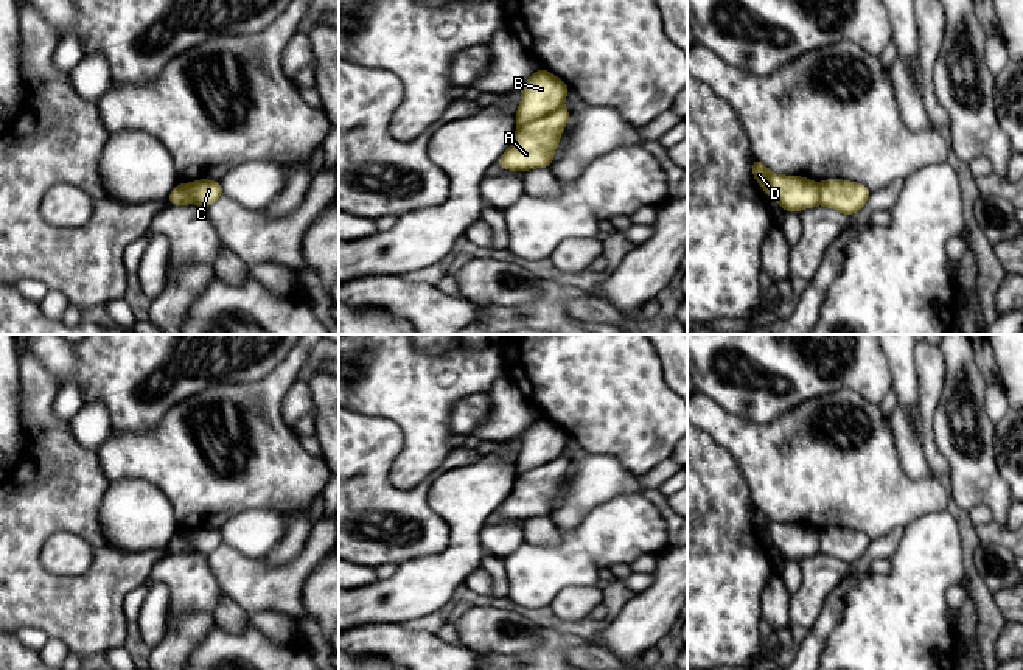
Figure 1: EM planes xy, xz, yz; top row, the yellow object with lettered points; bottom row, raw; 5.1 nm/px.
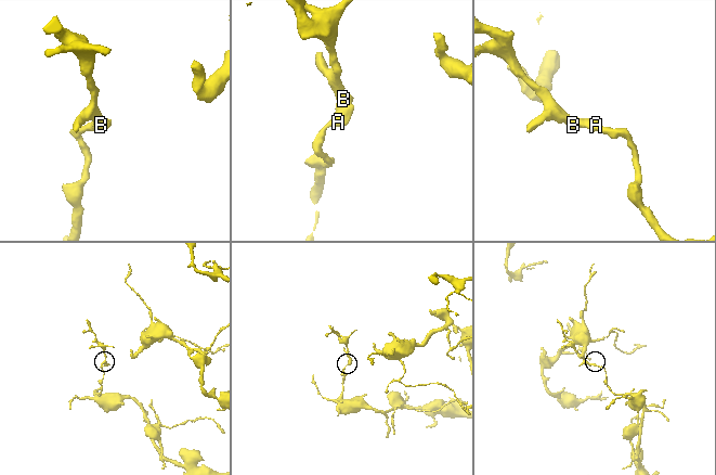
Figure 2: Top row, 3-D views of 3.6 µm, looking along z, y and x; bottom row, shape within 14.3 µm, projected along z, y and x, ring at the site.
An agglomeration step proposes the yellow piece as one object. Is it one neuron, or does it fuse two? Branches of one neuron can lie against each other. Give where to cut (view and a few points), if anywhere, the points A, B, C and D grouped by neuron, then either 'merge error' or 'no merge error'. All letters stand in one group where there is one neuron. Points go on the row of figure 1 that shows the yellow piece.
cut xz (562, 106), (520, 126); groups A C / B D; merge error

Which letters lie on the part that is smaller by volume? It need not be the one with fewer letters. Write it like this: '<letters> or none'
B, D

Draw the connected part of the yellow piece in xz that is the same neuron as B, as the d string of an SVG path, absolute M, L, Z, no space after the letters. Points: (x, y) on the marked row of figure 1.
M538 68L519 89L521 104L516 109L518 124L543 118L564 103L569 87L544 68Z

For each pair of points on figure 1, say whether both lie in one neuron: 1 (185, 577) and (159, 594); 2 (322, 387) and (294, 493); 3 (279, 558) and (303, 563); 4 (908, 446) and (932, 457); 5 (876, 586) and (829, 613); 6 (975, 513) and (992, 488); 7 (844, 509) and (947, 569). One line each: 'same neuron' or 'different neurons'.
1: different neurons
2: different neurons
3: different neurons
4: different neurons
5: different neurons
6: different neurons
7: different neurons

